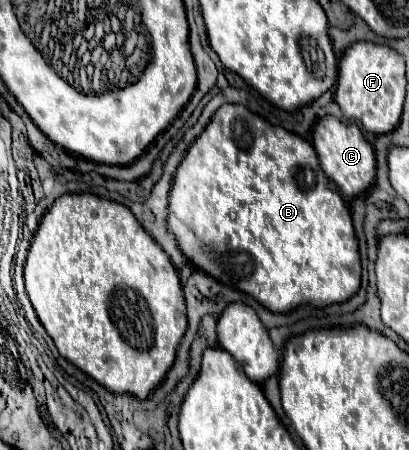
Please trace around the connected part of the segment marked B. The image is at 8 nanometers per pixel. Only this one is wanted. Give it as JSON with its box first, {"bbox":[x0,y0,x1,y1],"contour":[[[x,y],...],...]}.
{"bbox":[168,105,360,313],"contour":[[[222,105],[216,115],[210,119],[208,127],[196,137],[192,147],[186,151],[184,159],[180,161],[180,167],[176,169],[176,175],[172,179],[172,189],[170,189],[170,207],[168,207],[168,231],[174,235],[182,255],[190,265],[196,269],[204,271],[206,275],[212,275],[218,283],[224,283],[232,289],[244,291],[250,297],[254,297],[258,303],[262,303],[266,309],[274,313],[286,313],[298,305],[314,305],[314,307],[324,307],[332,303],[342,303],[348,301],[358,289],[360,289],[360,255],[358,255],[358,243],[354,237],[354,227],[350,219],[350,211],[340,199],[338,191],[334,189],[332,181],[324,175],[318,163],[318,155],[306,139],[300,135],[294,135],[282,127],[270,125],[266,119],[260,115],[252,113],[244,105]]]}

